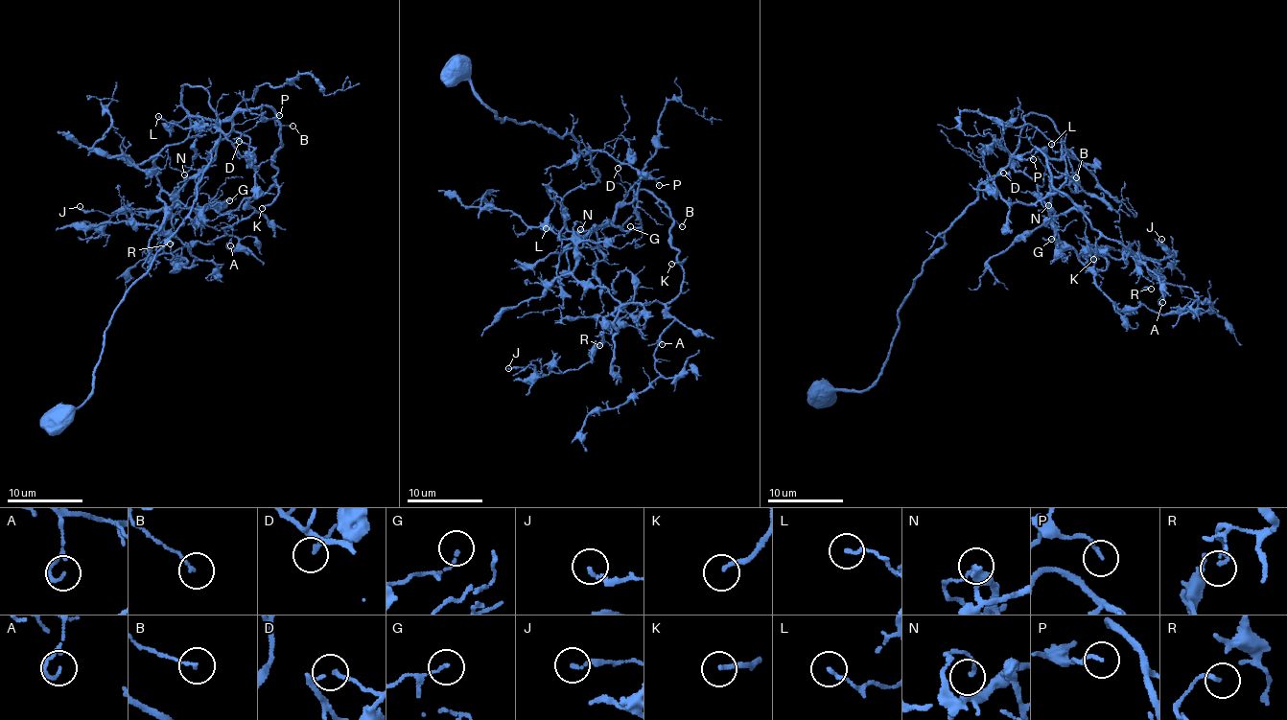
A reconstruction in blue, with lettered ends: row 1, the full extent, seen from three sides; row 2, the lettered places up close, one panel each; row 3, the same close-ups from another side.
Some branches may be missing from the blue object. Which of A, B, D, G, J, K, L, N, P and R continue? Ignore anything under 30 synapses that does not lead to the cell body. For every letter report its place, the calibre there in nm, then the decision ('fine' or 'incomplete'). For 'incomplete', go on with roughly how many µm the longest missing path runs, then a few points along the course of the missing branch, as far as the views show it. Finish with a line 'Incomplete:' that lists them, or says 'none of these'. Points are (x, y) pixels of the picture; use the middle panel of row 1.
A: at (662, 344); 120 nm thick; fine
B: at (682, 226); 120 nm thick; fine
D: at (618, 168); 160 nm thick; fine
G: at (630, 226); 100 nm thick; fine
J: at (508, 368); 140 nm thick; fine
K: at (671, 264); 170 nm thick; incomplete; about 35 µm are missing; missing branch runs (671, 264), (672, 273), (655, 278), (656, 327), (648, 353), (694, 349), (706, 364), (715, 366), (740, 359)
L: at (546, 228); 150 nm thick; fine
N: at (580, 229); 130 nm thick; fine
P: at (659, 185); 100 nm thick; fine
R: at (599, 345); 120 nm thick; fine
Incomplete: K

